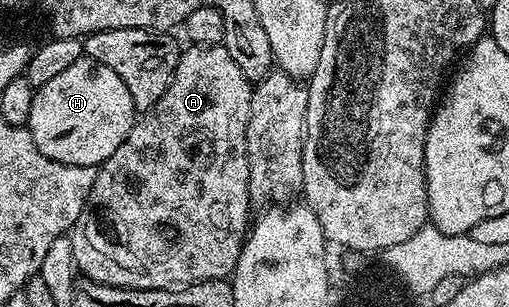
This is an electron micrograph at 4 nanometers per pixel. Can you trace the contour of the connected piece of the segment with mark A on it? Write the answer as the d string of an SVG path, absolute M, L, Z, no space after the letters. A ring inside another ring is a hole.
M223 44L197 45L185 48L181 52L180 62L174 71L174 79L166 95L162 95L162 99L154 109L149 109L137 120L132 126L130 135L126 135L122 147L118 147L118 151L114 151L114 155L110 155L110 159L106 159L103 165L97 168L94 187L90 191L86 207L70 230L77 270L87 280L97 281L99 285L122 285L125 289L174 289L196 285L199 281L223 281L231 278L236 271L244 238L250 232L250 219L248 221L250 163L246 147L246 127L252 114L250 103L253 88L253 82L248 81L246 75L242 75L238 63L234 63L234 59ZM96 253L100 257L109 257L116 265L96 265Z

